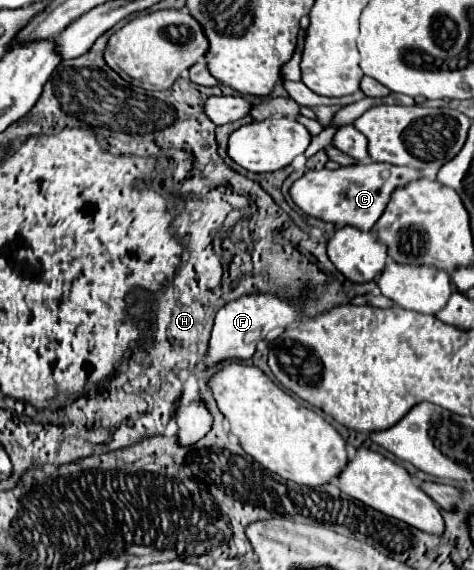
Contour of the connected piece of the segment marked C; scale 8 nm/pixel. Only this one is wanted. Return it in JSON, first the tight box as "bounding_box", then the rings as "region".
{"bounding_box":[289,163,419,231],"region":[[[359,163],[355,167],[339,167],[337,171],[309,171],[293,183],[289,193],[295,205],[311,217],[331,221],[337,227],[353,225],[363,231],[371,231],[375,221],[385,211],[393,189],[413,179],[419,179],[419,173],[411,167],[397,167],[389,163]]]}

